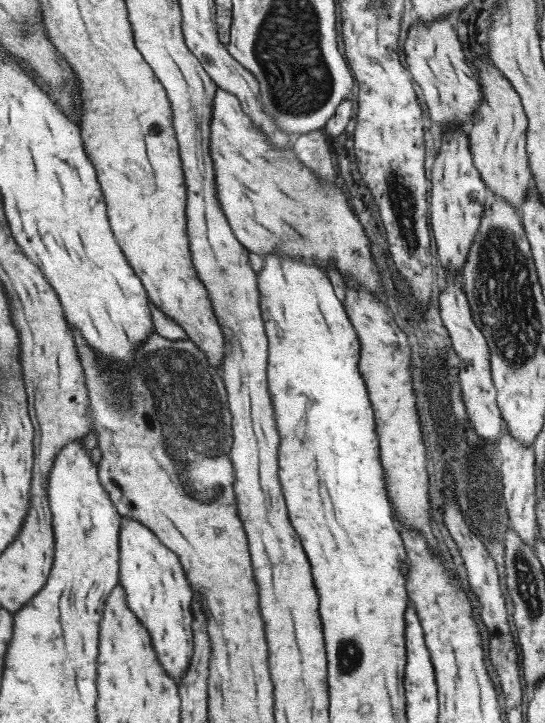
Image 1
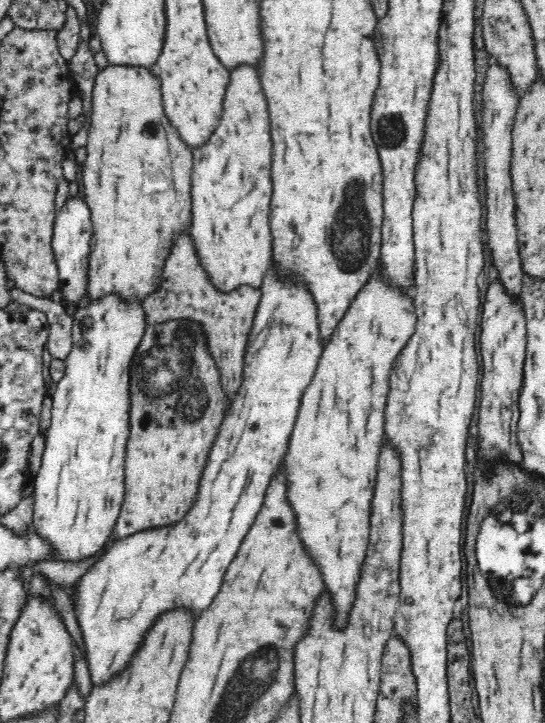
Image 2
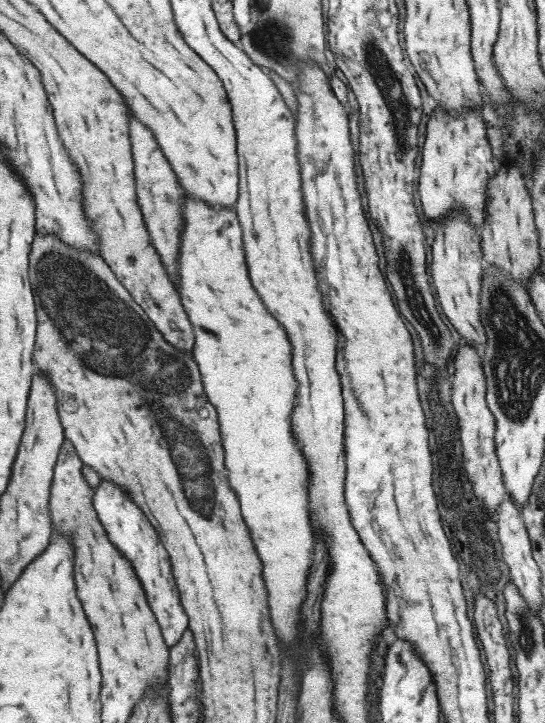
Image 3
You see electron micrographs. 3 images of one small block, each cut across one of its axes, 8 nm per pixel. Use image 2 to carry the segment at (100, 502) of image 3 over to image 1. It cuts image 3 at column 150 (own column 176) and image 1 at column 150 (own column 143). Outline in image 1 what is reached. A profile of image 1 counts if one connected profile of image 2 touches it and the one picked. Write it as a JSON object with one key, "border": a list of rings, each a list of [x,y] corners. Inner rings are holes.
{"border":[[[121,516],[117,544],[118,584],[123,589],[125,605],[147,632],[160,668],[177,685],[189,669],[189,658],[193,652],[190,628],[193,592],[185,579],[183,567],[177,555],[161,544],[161,541],[137,520]]]}

